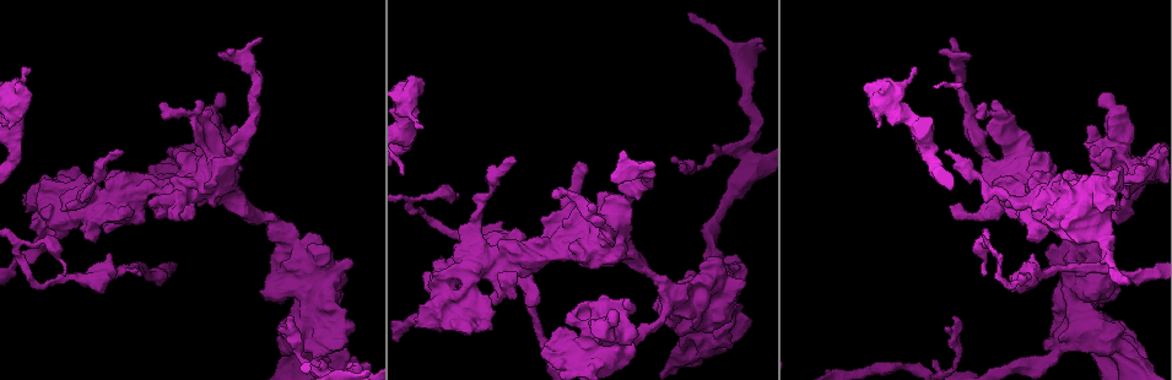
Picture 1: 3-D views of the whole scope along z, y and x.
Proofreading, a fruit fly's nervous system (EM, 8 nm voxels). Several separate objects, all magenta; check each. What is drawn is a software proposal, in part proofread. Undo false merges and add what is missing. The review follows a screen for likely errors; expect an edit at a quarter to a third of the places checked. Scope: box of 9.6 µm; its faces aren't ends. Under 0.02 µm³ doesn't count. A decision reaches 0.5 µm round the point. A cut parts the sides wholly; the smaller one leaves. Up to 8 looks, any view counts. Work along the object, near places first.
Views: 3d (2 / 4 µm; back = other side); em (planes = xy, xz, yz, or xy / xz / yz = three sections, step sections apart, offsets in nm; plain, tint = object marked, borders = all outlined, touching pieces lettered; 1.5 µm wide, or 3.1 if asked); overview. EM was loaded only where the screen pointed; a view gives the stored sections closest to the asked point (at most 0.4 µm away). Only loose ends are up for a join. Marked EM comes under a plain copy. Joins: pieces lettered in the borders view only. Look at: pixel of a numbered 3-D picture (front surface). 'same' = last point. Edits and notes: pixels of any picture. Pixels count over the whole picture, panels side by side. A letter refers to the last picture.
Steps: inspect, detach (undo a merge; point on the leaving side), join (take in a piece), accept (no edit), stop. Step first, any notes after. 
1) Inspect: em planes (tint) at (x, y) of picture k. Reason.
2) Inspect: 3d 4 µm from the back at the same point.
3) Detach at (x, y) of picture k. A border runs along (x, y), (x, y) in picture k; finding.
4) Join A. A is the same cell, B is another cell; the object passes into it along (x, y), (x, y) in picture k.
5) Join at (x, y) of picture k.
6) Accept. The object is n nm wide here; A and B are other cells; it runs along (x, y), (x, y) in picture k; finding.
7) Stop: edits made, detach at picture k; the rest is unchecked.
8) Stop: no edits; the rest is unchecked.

Inspect: 3d 2 µm at (653, 167) of picture 1. Branch stops here.

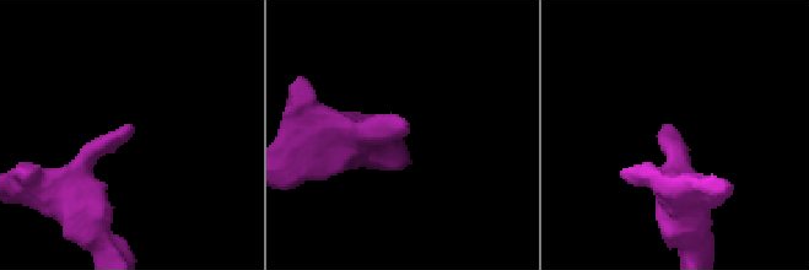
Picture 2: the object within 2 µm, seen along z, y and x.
Inspect: em planes (borders) at (408, 132) of picture 2.

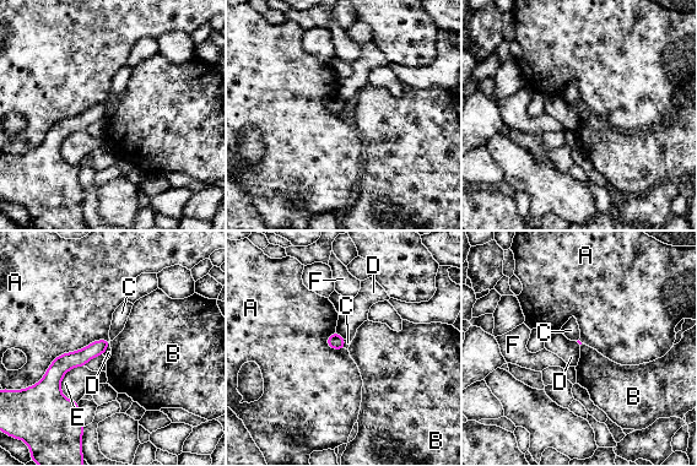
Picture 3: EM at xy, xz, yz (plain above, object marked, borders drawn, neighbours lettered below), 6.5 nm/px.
Accept. The longest contact is with A, 550 nm; A, B, C, D, E and F are other cells; none of them fits.

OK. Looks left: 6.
Inspect: em xz step 8 (tint) at (1014, 209) of picture 1. Branch stops here.

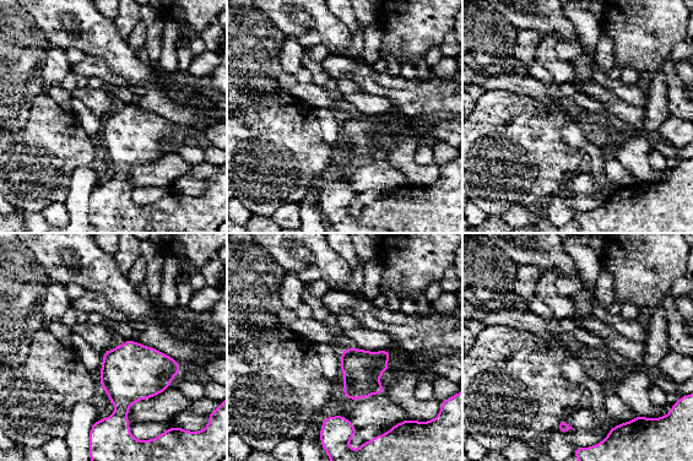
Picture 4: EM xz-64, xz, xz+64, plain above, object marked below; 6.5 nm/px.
Inspect: em xy step 8 (borders) at the same point.

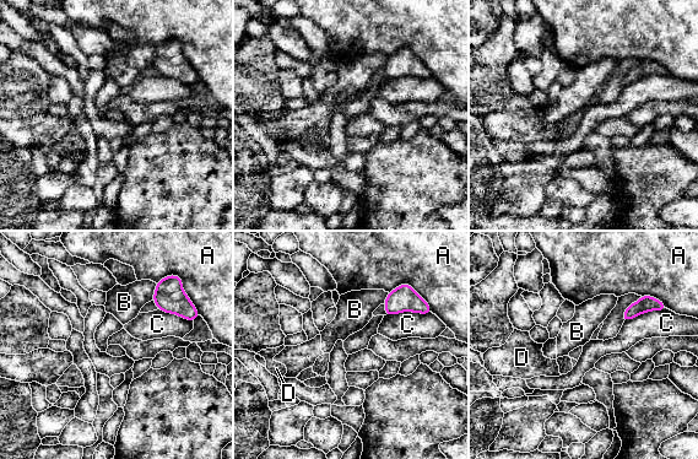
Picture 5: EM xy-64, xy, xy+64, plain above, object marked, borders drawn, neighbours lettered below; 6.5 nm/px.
Accept. A, B, C and D are other cells; a border runs along (425, 313), (399, 312), (385, 316) in picture 5; none of them fits.

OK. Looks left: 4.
Inspect: 3d 2 µm at (916, 74) of picture 1. Free end.

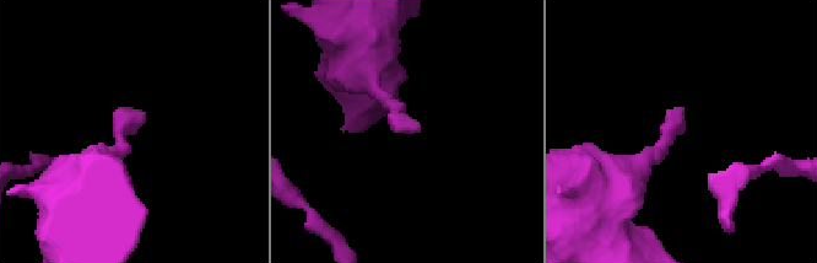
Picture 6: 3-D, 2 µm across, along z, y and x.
Inspect: em xy step 8 (tint) at (415, 129) of picture 6. Need the tissue.

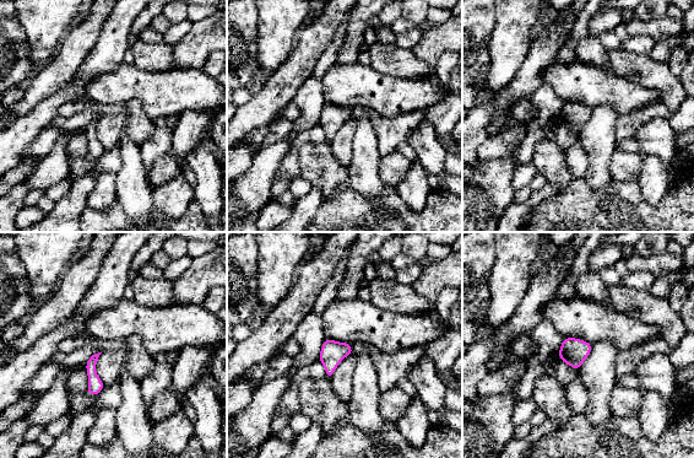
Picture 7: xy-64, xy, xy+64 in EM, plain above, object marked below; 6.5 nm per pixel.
Inspect: em planes (borders) at the same point.

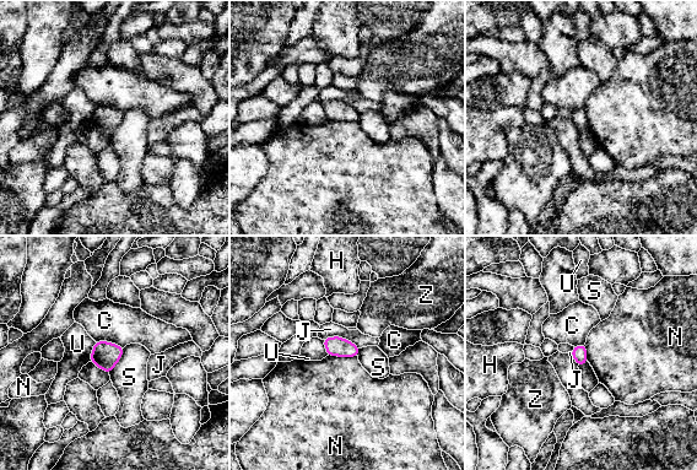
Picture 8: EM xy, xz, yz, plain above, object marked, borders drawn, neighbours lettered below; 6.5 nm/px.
Accept. C, H, J, N, S, U and Z are other cells; a border runs along (328, 355), (357, 357) in picture 8; no lettered piece goes on from it.

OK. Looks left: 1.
Stop: no edits; the rest is unchecked.

